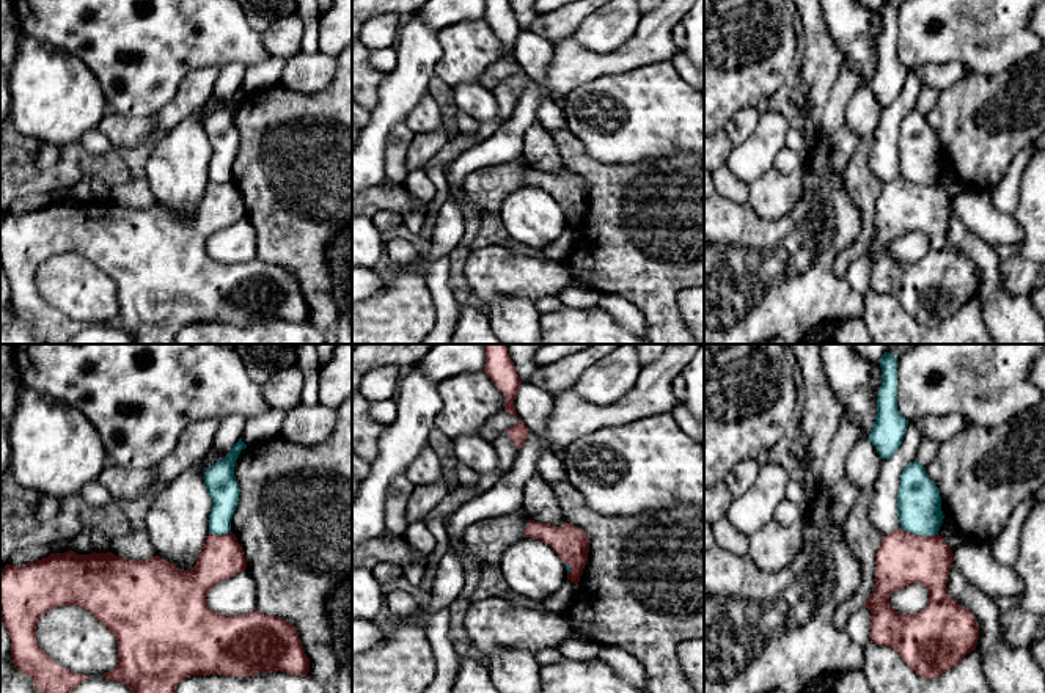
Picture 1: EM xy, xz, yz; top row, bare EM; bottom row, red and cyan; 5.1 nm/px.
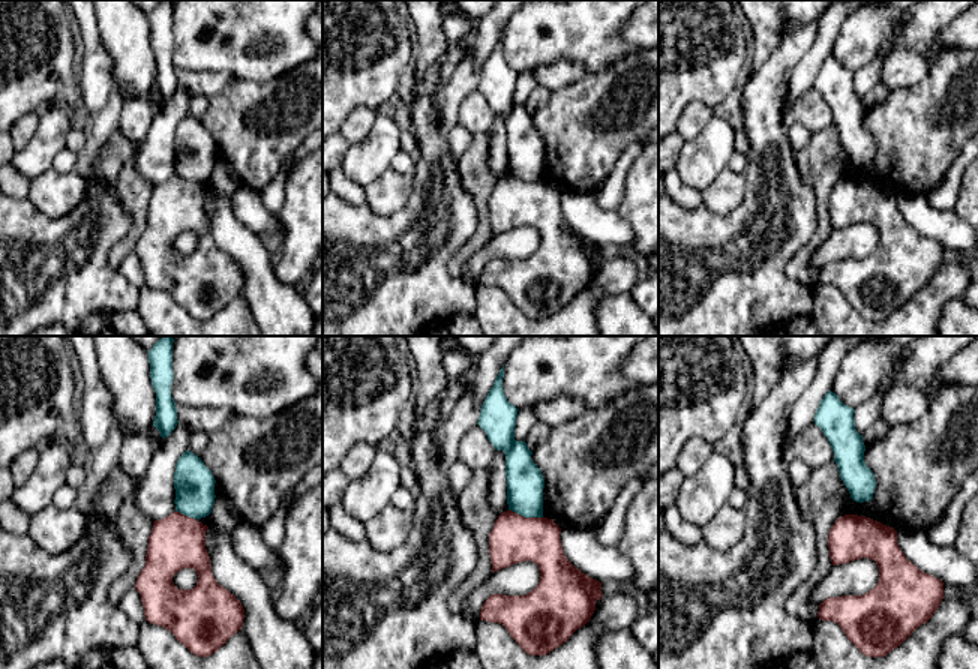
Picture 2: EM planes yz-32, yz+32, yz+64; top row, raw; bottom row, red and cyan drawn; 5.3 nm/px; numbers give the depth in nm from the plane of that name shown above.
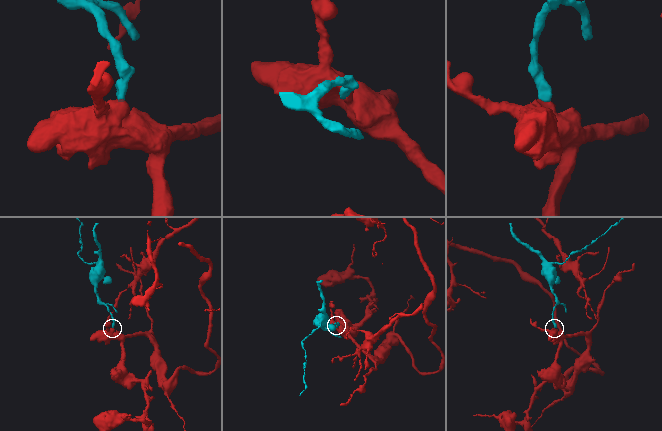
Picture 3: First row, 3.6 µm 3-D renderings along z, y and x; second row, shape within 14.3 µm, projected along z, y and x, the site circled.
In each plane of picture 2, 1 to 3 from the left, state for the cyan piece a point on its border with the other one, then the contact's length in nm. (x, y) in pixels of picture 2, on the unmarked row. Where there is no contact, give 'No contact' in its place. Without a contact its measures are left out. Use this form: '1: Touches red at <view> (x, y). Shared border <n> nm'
1: Touches red at yz-32 (186, 180). Shared border 120 nm
2: Touches red at yz+32 (525, 182). Shared border 190 nm
3: No contact

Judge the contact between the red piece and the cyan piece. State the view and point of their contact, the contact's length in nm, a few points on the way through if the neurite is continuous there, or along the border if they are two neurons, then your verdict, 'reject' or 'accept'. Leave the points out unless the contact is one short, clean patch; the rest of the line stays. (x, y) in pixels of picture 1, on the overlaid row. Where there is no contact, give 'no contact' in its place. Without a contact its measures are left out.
yz (920, 536) | 200 nm | along yz (901, 527), (916, 535), (937, 535) | reject

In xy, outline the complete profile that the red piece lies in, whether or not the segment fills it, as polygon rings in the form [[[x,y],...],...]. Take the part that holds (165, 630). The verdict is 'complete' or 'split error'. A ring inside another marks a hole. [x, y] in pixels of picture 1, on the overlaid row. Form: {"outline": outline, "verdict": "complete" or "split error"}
{"outline": [[[209,533],[196,564],[189,570],[181,570],[157,555],[146,561],[135,561],[112,552],[79,555],[72,550],[50,553],[47,558],[19,567],[6,564],[0,574],[0,619],[11,640],[13,665],[28,676],[41,693],[71,693],[80,682],[91,677],[57,665],[36,640],[36,624],[47,611],[61,605],[79,605],[101,621],[118,640],[118,665],[104,673],[102,677],[126,684],[132,693],[176,693],[176,685],[190,676],[250,677],[267,671],[306,676],[310,658],[291,622],[280,616],[262,614],[258,610],[239,616],[220,614],[207,605],[207,592],[217,583],[245,569],[247,559],[242,545],[233,533],[222,536]]], "verdict": "complete"}

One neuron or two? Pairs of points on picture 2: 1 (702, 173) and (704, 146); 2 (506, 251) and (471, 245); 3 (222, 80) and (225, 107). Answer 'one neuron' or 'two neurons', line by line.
1: one neuron
2: two neurons
3: two neurons

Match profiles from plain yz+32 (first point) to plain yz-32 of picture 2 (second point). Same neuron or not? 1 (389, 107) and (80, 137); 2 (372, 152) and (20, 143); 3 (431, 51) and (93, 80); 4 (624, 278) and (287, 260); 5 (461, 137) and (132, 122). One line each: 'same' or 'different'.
1: same
2: different
3: same
4: same
5: different

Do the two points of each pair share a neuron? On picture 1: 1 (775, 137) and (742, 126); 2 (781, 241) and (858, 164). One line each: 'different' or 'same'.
1: different
2: different

